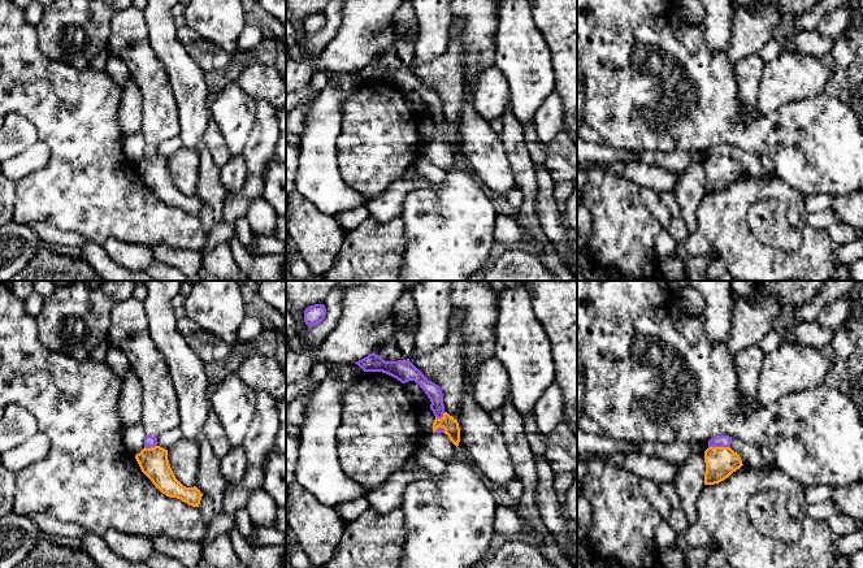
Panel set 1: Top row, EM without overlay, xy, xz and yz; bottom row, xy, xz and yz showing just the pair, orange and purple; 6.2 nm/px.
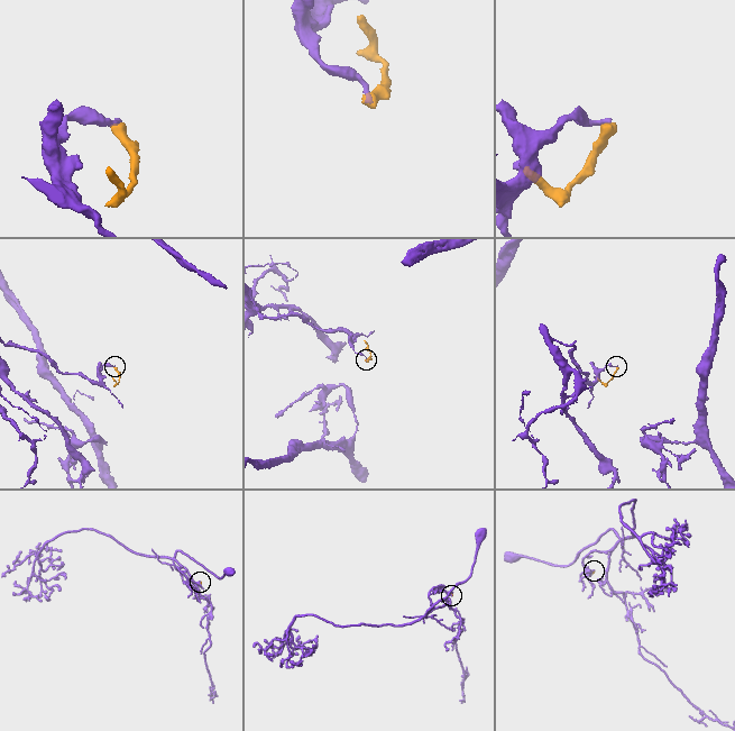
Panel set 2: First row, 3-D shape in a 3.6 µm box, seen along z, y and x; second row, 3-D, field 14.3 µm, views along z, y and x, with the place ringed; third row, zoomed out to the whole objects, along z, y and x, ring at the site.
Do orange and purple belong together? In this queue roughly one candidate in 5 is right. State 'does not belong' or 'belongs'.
does not belong

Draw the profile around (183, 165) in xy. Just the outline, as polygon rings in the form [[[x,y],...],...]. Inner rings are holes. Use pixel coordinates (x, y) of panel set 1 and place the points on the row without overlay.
[[[179,148],[168,157],[168,169],[175,187],[186,196],[196,195],[200,156],[196,149]]]

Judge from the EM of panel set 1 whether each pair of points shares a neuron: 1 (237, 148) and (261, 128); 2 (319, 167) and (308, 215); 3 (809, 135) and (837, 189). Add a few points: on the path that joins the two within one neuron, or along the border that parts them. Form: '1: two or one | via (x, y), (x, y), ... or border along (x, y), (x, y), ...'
1: two | border along (256, 112), (254, 126), (241, 154)
2: two | border along (299, 193), (321, 212), (334, 217)
3: one | via (822, 148), (837, 164), (837, 176)

